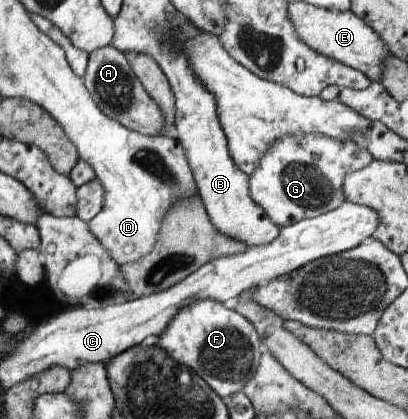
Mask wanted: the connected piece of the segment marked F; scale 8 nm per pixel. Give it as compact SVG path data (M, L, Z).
M207 299L187 305L174 316L159 338L149 341L163 348L172 359L187 368L200 374L203 372L203 380L220 397L227 398L245 390L255 378L260 365L264 347L253 325L246 316L229 310L229 306L225 308L223 303Z

